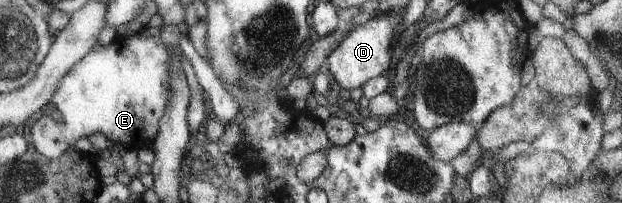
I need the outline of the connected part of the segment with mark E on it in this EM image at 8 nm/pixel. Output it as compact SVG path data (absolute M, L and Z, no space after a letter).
M146 25L132 36L115 37L108 45L96 43L64 73L58 89L48 97L48 103L56 107L62 121L54 121L49 116L41 116L35 121L30 128L33 146L38 153L46 155L46 159L58 159L80 137L99 132L114 145L124 145L135 150L150 148L170 98L169 68L170 61L166 62L166 47L161 41L159 28Z

